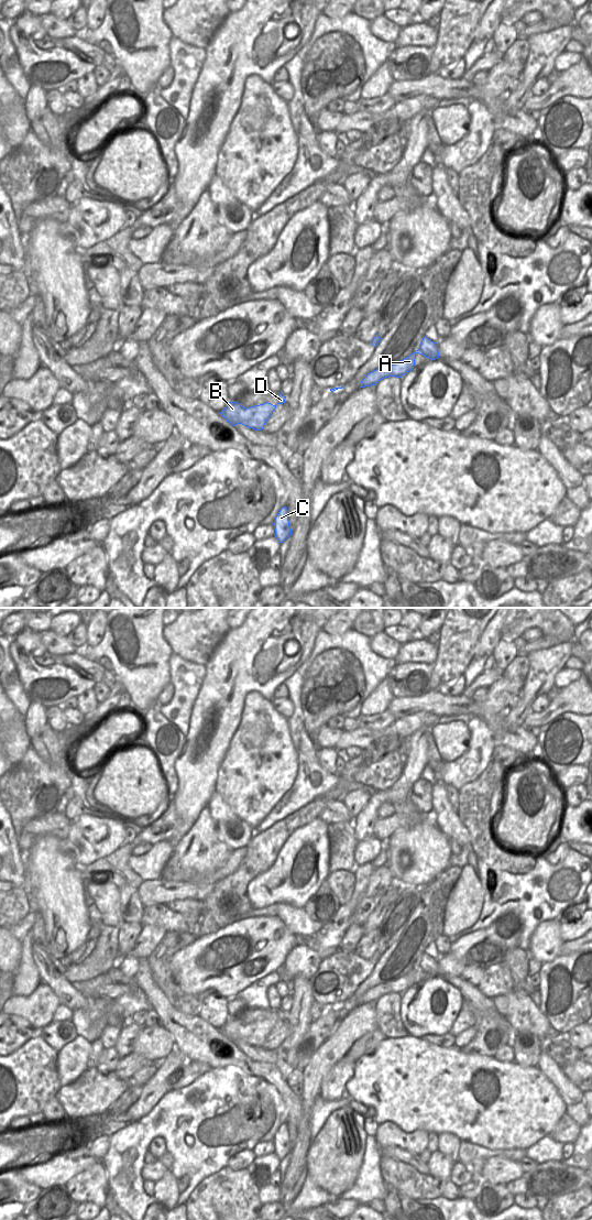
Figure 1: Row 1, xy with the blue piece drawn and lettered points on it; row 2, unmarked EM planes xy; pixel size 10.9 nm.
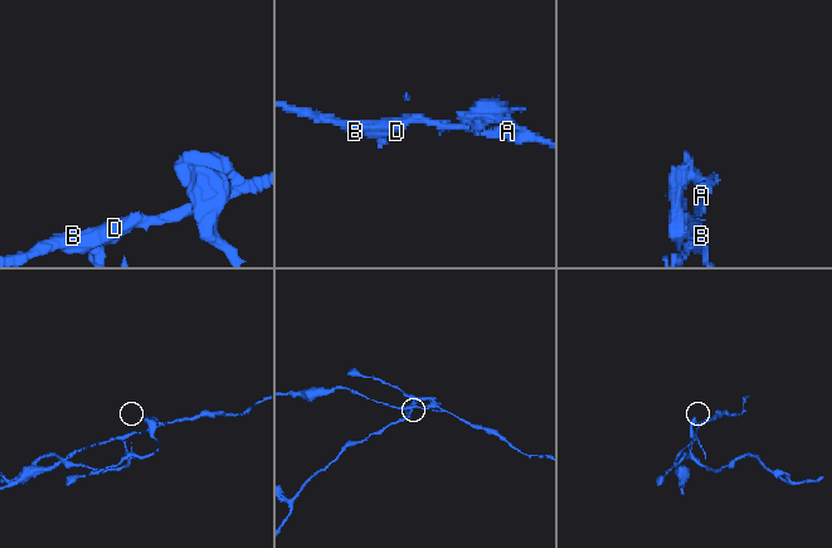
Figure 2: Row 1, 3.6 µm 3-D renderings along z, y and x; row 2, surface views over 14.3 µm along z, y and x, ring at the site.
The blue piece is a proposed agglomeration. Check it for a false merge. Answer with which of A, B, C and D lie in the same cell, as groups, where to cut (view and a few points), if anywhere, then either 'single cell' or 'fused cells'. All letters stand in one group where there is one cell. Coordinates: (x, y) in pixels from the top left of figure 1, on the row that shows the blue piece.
A B D / C | xy (419, 347), (426, 352), (435, 352), (437, 350) | fused cells

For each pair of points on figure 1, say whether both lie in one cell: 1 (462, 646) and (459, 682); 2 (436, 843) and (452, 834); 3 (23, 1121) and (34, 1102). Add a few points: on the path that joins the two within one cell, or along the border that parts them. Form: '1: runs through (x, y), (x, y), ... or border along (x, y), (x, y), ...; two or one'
1: border along (463, 673), (437, 687); two
2: border along (432, 819), (436, 826), (450, 839); two
3: border along (41, 1111), (34, 1114), (22, 1114), (11, 1122); two

